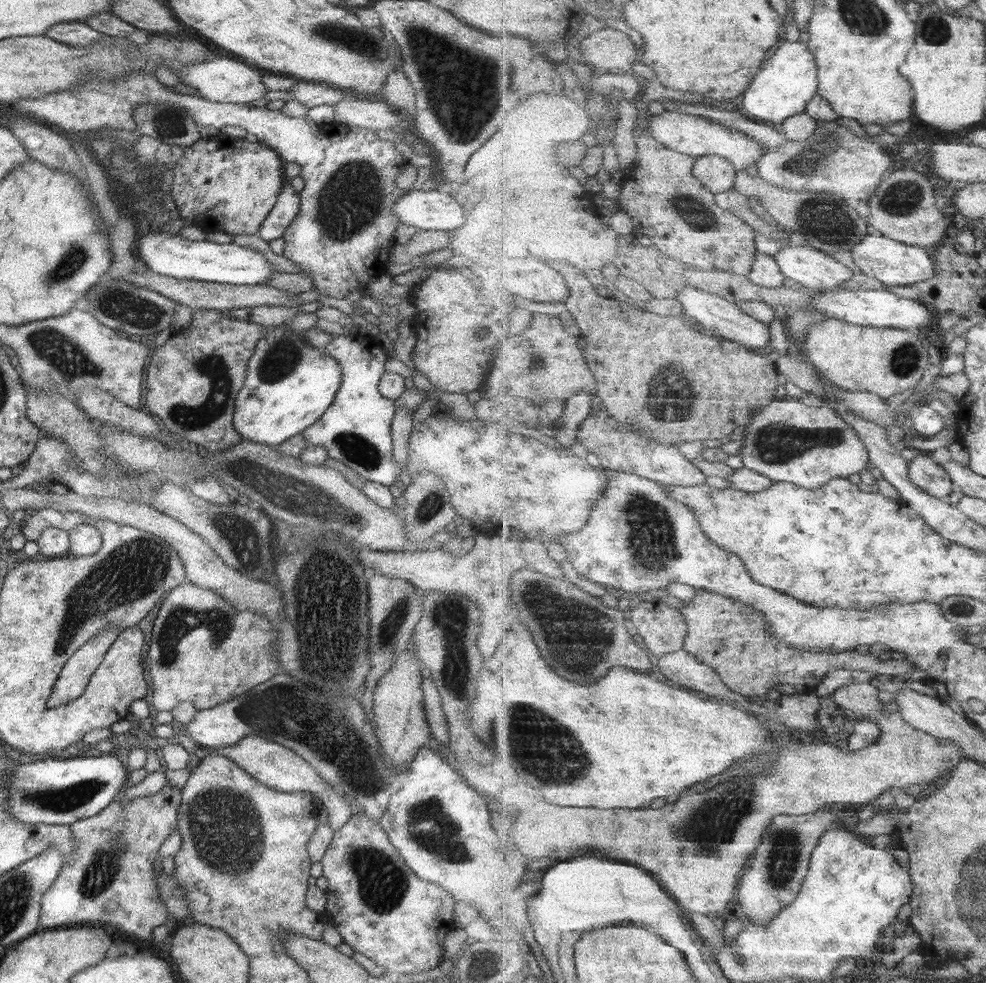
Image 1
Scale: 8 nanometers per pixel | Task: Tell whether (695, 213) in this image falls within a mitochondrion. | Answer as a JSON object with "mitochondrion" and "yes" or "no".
{"mitochondrion":"yes"}

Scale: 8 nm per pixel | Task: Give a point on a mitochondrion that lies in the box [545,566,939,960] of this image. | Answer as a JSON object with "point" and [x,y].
{"point":[716,825]}

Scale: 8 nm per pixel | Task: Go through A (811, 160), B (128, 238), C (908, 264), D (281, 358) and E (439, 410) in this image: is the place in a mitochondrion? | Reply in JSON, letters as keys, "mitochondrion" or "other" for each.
{"A":"mitochondrion","B":"other","C":"other","D":"mitochondrion","E":"other"}

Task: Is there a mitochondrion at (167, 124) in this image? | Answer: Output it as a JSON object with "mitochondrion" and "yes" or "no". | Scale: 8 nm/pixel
{"mitochondrion":"yes"}

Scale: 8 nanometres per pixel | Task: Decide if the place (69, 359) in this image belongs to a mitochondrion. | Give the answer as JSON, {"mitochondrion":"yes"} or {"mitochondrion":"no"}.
{"mitochondrion":"yes"}

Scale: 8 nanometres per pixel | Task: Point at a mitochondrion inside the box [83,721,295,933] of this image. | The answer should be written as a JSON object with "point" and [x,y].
{"point":[219,822]}

